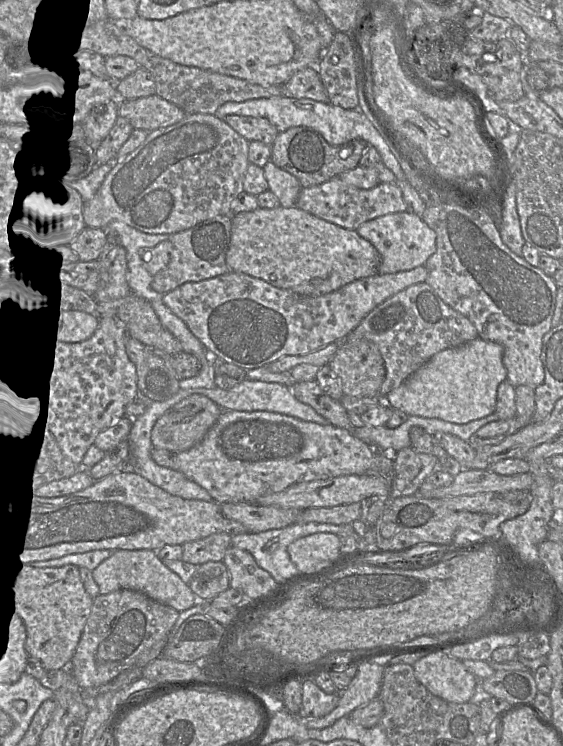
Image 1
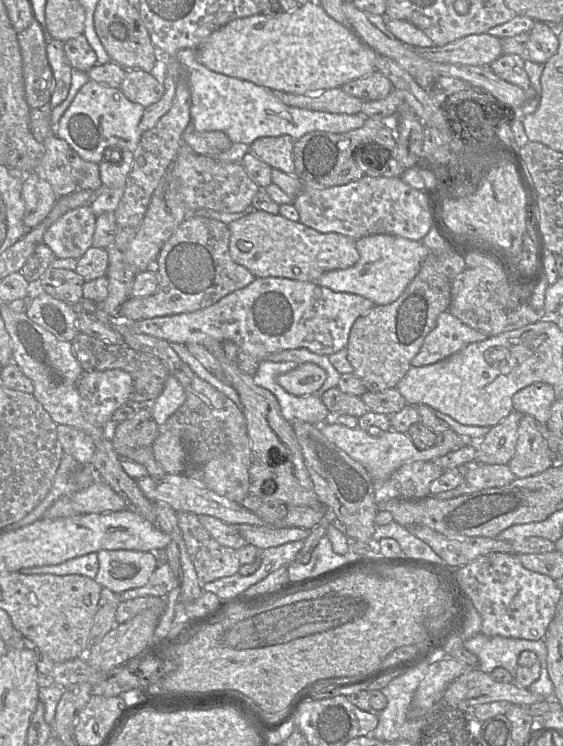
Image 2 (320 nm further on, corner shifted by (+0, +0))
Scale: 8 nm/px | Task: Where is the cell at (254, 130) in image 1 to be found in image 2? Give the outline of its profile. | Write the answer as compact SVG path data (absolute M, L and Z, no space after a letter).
M290 135L260 137L250 145L250 151L271 168L296 175L293 161L294 143L295 140Z

